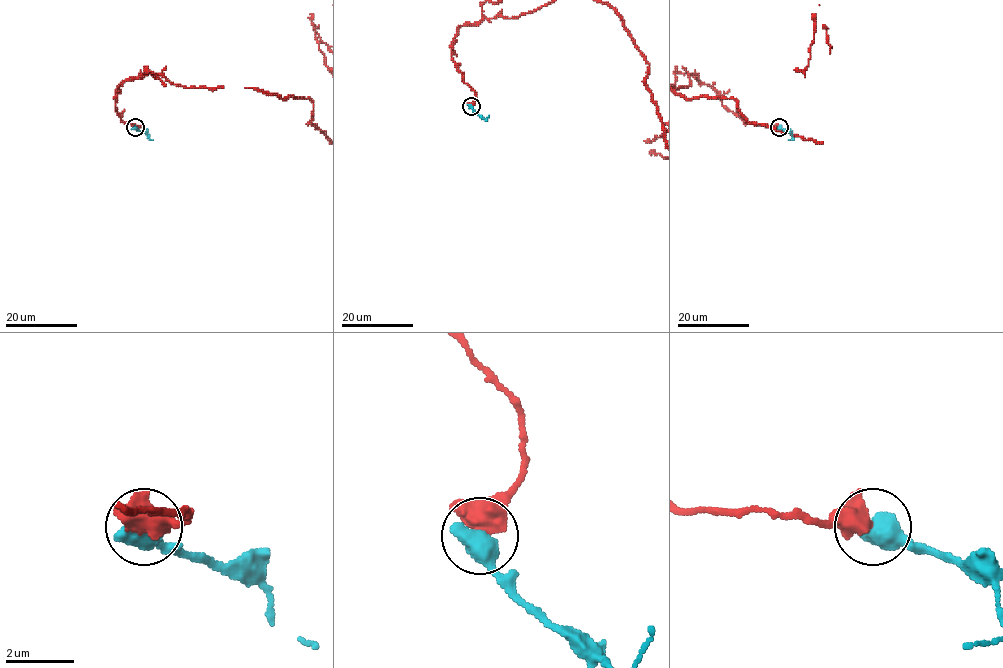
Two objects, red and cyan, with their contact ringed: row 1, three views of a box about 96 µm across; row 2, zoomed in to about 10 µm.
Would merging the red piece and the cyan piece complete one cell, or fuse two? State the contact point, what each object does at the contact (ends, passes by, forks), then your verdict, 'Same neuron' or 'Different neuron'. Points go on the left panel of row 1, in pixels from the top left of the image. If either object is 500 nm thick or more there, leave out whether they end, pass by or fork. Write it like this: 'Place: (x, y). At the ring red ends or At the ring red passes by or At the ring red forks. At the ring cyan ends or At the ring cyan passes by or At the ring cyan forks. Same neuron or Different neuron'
Place: (135, 127). Different neuron

